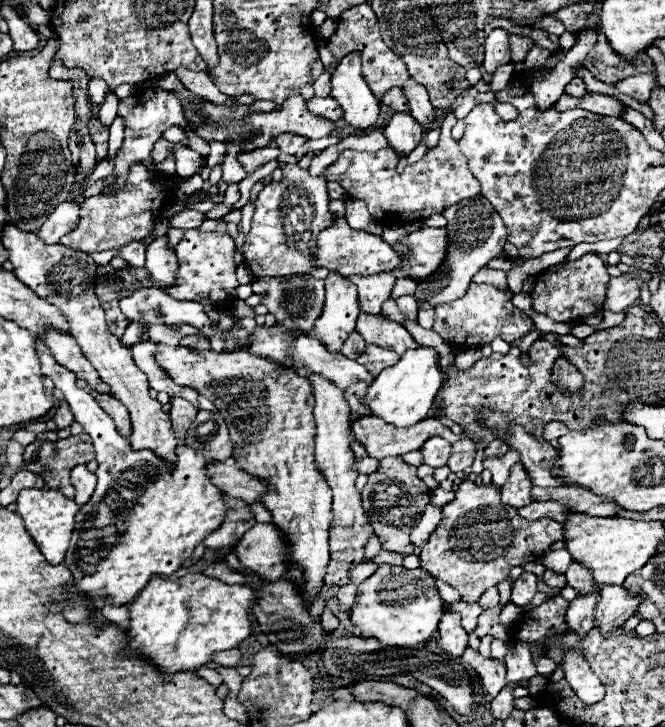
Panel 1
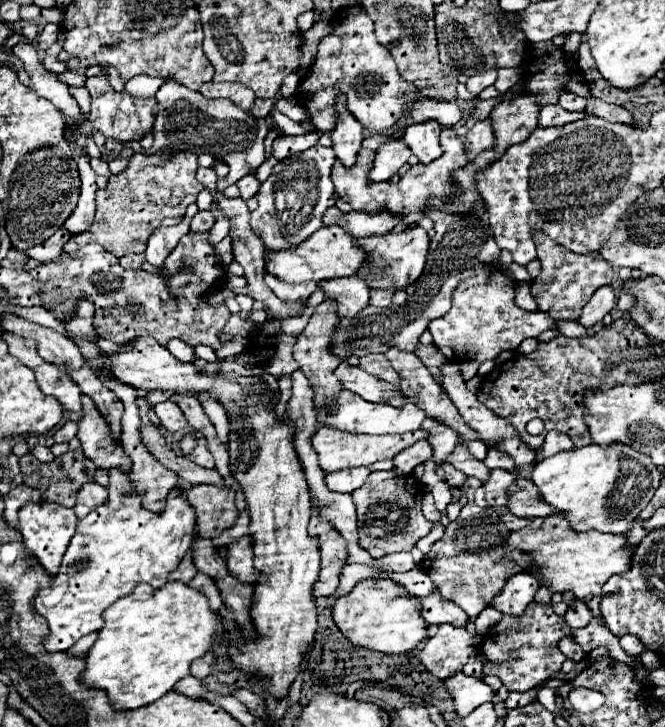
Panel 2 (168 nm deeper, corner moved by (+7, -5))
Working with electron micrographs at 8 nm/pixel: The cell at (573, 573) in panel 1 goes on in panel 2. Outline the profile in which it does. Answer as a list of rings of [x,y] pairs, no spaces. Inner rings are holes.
[[[575,601],[573,607],[567,611],[565,615],[565,621],[571,629],[577,629],[577,627],[583,627],[587,625],[587,621],[591,621],[591,611],[581,603],[581,601]]]

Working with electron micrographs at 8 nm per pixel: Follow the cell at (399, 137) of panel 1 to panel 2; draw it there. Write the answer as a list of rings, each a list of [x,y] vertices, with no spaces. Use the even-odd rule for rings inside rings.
[[[393,139],[393,141],[383,143],[377,149],[373,169],[369,171],[369,181],[371,183],[389,181],[399,171],[399,167],[407,163],[409,155],[411,155],[411,149],[407,149],[407,145],[403,145],[403,139]]]

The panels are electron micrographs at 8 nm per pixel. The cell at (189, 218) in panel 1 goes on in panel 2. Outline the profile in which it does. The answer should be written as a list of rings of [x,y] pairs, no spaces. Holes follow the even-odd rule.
[[[199,211],[195,217],[193,217],[193,223],[191,223],[191,231],[209,231],[211,227],[215,225],[215,215],[211,211]]]

